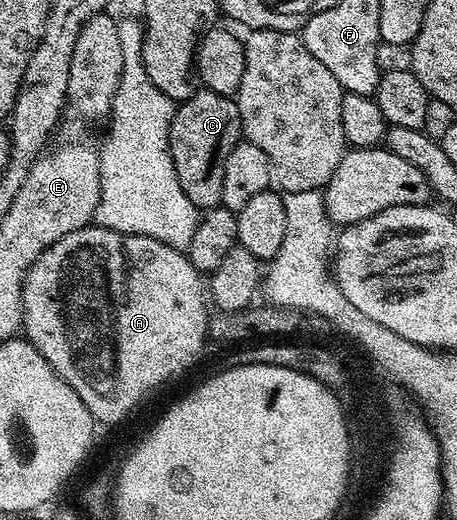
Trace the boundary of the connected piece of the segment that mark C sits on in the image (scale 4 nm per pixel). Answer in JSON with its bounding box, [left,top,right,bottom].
[168,90,243,210]

